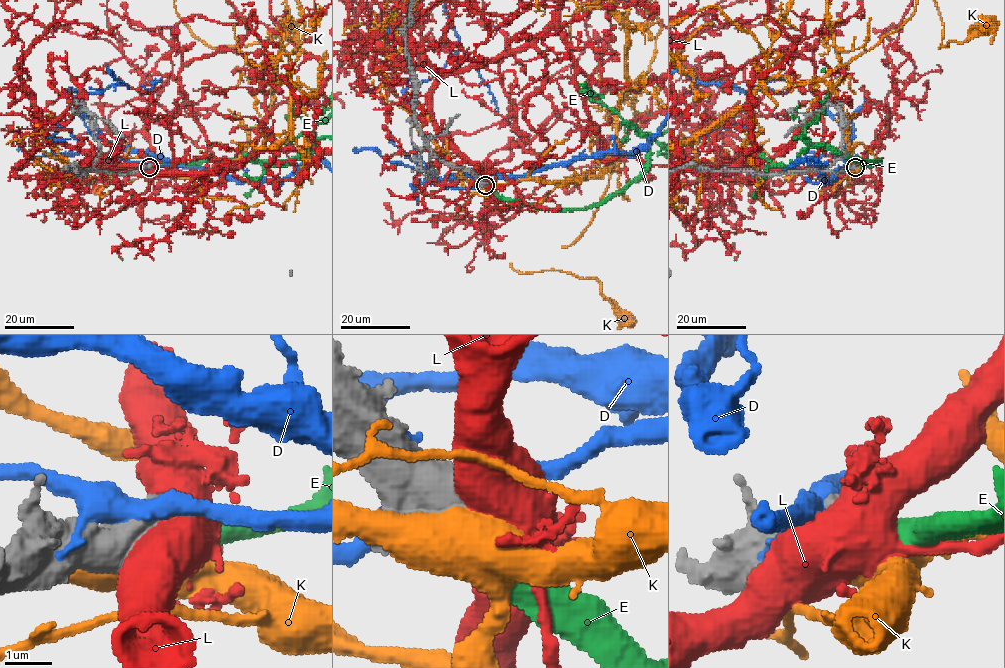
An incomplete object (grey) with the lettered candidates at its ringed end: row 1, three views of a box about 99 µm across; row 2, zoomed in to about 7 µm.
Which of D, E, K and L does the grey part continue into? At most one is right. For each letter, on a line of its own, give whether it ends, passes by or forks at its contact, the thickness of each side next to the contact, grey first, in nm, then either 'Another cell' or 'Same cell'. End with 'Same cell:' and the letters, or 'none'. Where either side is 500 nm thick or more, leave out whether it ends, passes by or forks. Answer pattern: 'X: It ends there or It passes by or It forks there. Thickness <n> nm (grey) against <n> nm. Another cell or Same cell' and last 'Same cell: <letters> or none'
D: Thickness 700 nm (grey) against 400 nm. Another cell
E: Thickness 700 nm (grey) against 650 nm. Same cell
K: Thickness 700 nm (grey) against 550 nm. Another cell
L: Thickness 1000 nm (grey) against 550 nm. Another cell
Same cell: E

